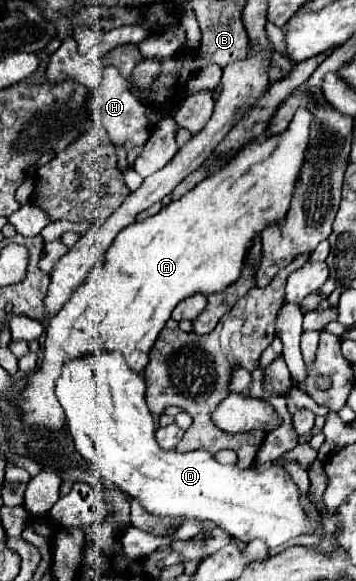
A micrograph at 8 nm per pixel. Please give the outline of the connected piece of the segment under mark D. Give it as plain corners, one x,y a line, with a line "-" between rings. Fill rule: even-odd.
91,354
79,360
65,362
63,372
57,380
55,394
65,410
69,432
73,436
77,452
93,464
95,472
107,482
119,486
127,496
135,498
145,512
153,516
181,516
193,520
213,522
217,528
225,530
231,538
251,542
255,538
265,540
269,548
283,546
287,540
301,534
325,536
323,514
319,520
311,520
299,502
299,488
289,478
283,466
269,466
261,472
253,468
241,470
235,464
219,464
209,452
177,452
163,450
155,440
155,420
145,404
145,382
143,376
133,372
121,354

